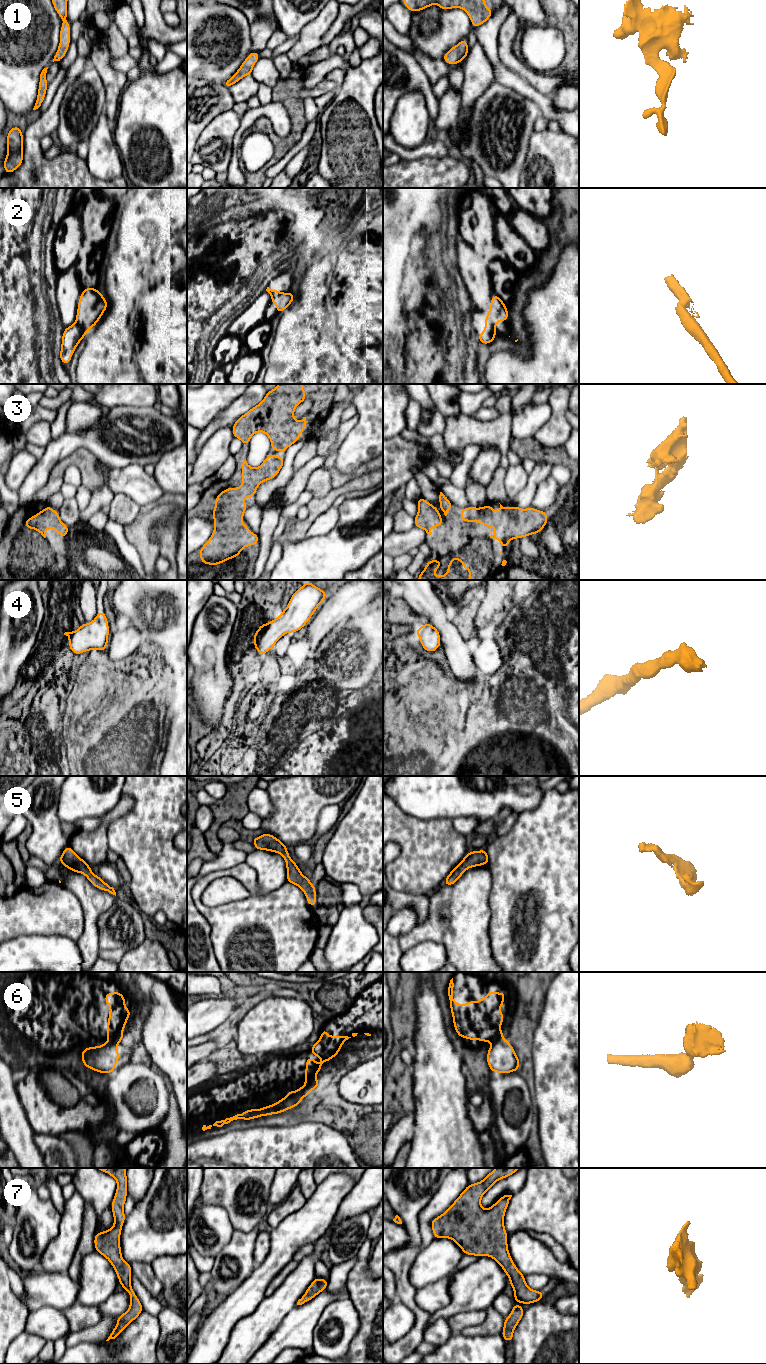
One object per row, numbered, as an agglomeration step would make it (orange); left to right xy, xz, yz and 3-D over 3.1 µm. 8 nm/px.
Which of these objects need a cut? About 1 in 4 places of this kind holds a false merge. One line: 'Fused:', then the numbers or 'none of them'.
Fused: 2, 6

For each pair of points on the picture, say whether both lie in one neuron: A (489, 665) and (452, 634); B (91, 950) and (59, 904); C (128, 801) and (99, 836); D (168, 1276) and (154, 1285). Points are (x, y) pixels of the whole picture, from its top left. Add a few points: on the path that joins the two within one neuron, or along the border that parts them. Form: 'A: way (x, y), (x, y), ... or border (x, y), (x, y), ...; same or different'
A: border (471, 657), (481, 675); different
B: border (83, 911), (83, 932), (76, 941); different
C: way (119, 810), (103, 827); same
D: border (150, 1264), (155, 1277), (162, 1286), (161, 1298); different

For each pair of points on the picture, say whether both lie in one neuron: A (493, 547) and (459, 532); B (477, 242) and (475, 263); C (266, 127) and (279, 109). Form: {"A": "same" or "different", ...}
{"A": "same", "B": "different", "C": "different"}

